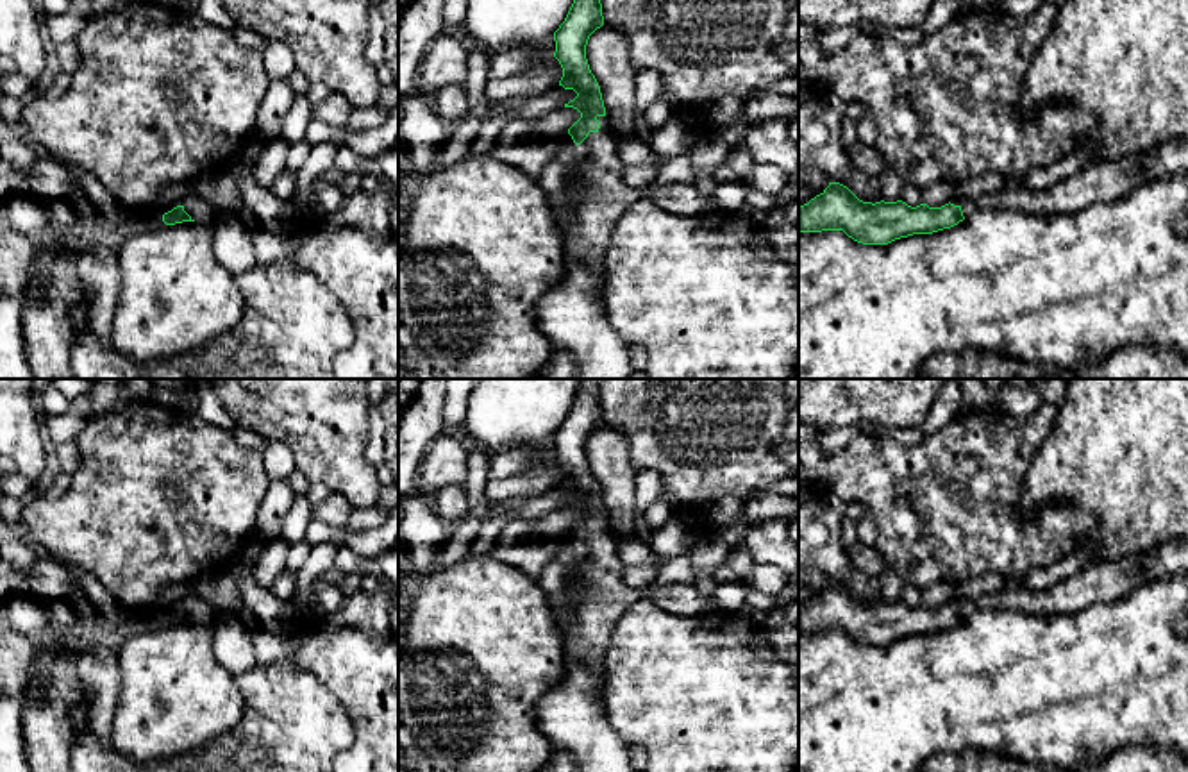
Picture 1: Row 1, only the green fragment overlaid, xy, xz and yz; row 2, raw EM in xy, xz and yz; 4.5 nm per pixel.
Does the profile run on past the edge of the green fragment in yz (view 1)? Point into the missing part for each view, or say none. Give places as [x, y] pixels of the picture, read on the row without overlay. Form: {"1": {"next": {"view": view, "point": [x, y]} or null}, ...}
{"1": {"next": {"view": "yz", "point": [1104, 581]}}}

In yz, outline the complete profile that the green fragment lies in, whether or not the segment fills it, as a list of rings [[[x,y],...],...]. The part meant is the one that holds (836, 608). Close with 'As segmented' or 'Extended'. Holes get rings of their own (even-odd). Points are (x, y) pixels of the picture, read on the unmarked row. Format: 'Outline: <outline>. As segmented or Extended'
Outline: [[[1167,541],[1142,556],[1099,561],[1079,574],[1033,592],[1022,583],[984,593],[959,606],[929,608],[897,602],[863,602],[847,586],[829,586],[799,608],[799,631],[843,631],[863,645],[888,645],[913,634],[933,634],[963,622],[972,611],[1018,609],[1034,617],[1072,615],[1099,602],[1113,602],[1150,583],[1188,575],[1188,541]]]. Extended

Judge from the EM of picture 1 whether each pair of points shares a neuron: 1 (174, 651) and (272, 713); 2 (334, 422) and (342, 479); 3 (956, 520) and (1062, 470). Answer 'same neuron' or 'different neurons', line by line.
1: different neurons
2: same neuron
3: different neurons

